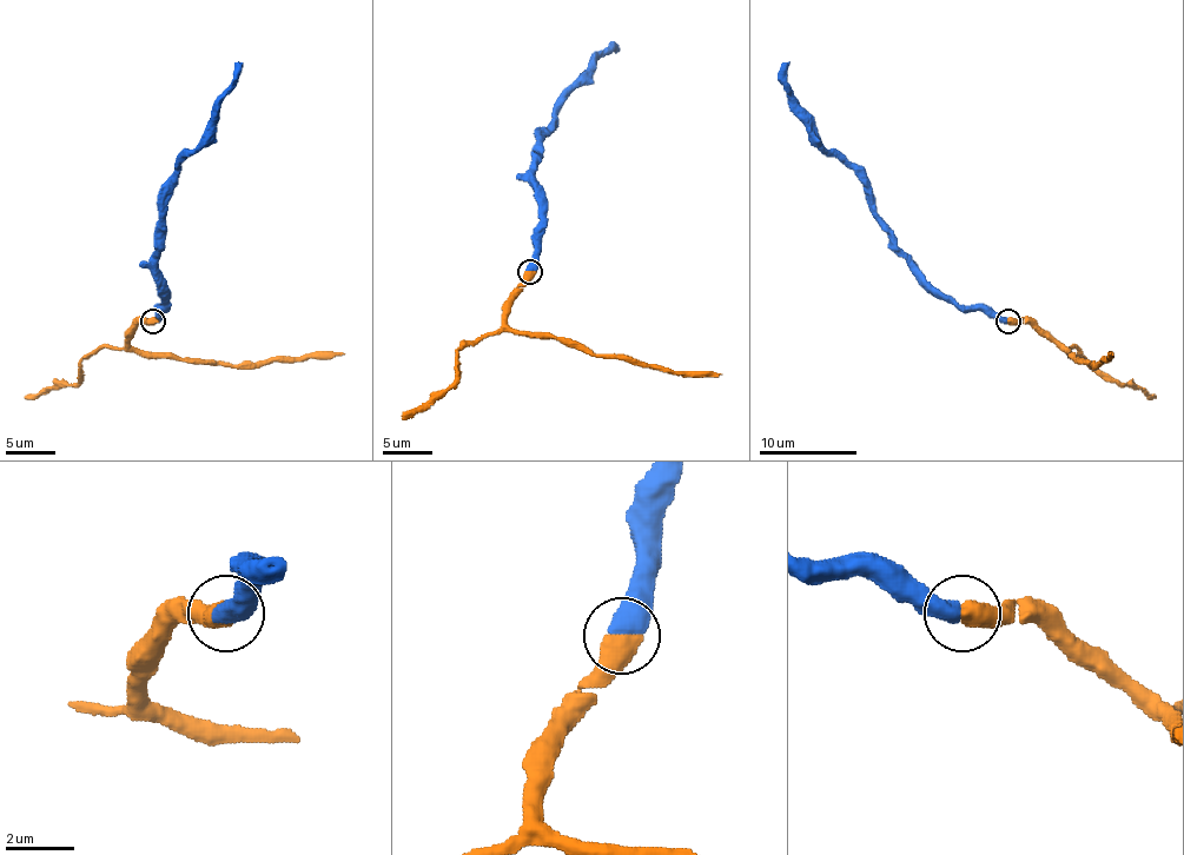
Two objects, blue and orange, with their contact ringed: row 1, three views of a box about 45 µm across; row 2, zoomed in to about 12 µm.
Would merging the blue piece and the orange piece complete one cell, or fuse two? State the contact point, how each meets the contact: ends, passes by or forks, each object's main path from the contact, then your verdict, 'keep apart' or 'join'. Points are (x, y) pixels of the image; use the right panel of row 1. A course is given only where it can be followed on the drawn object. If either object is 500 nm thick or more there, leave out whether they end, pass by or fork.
(1007, 320) | blue via (1006, 322), (947, 302), (895, 245), (870, 187), (820, 143), (786, 81), (786, 63) | orange via (1009, 322), (1033, 324), (1075, 360), (1086, 360), (1091, 365), (1111, 353) | join

